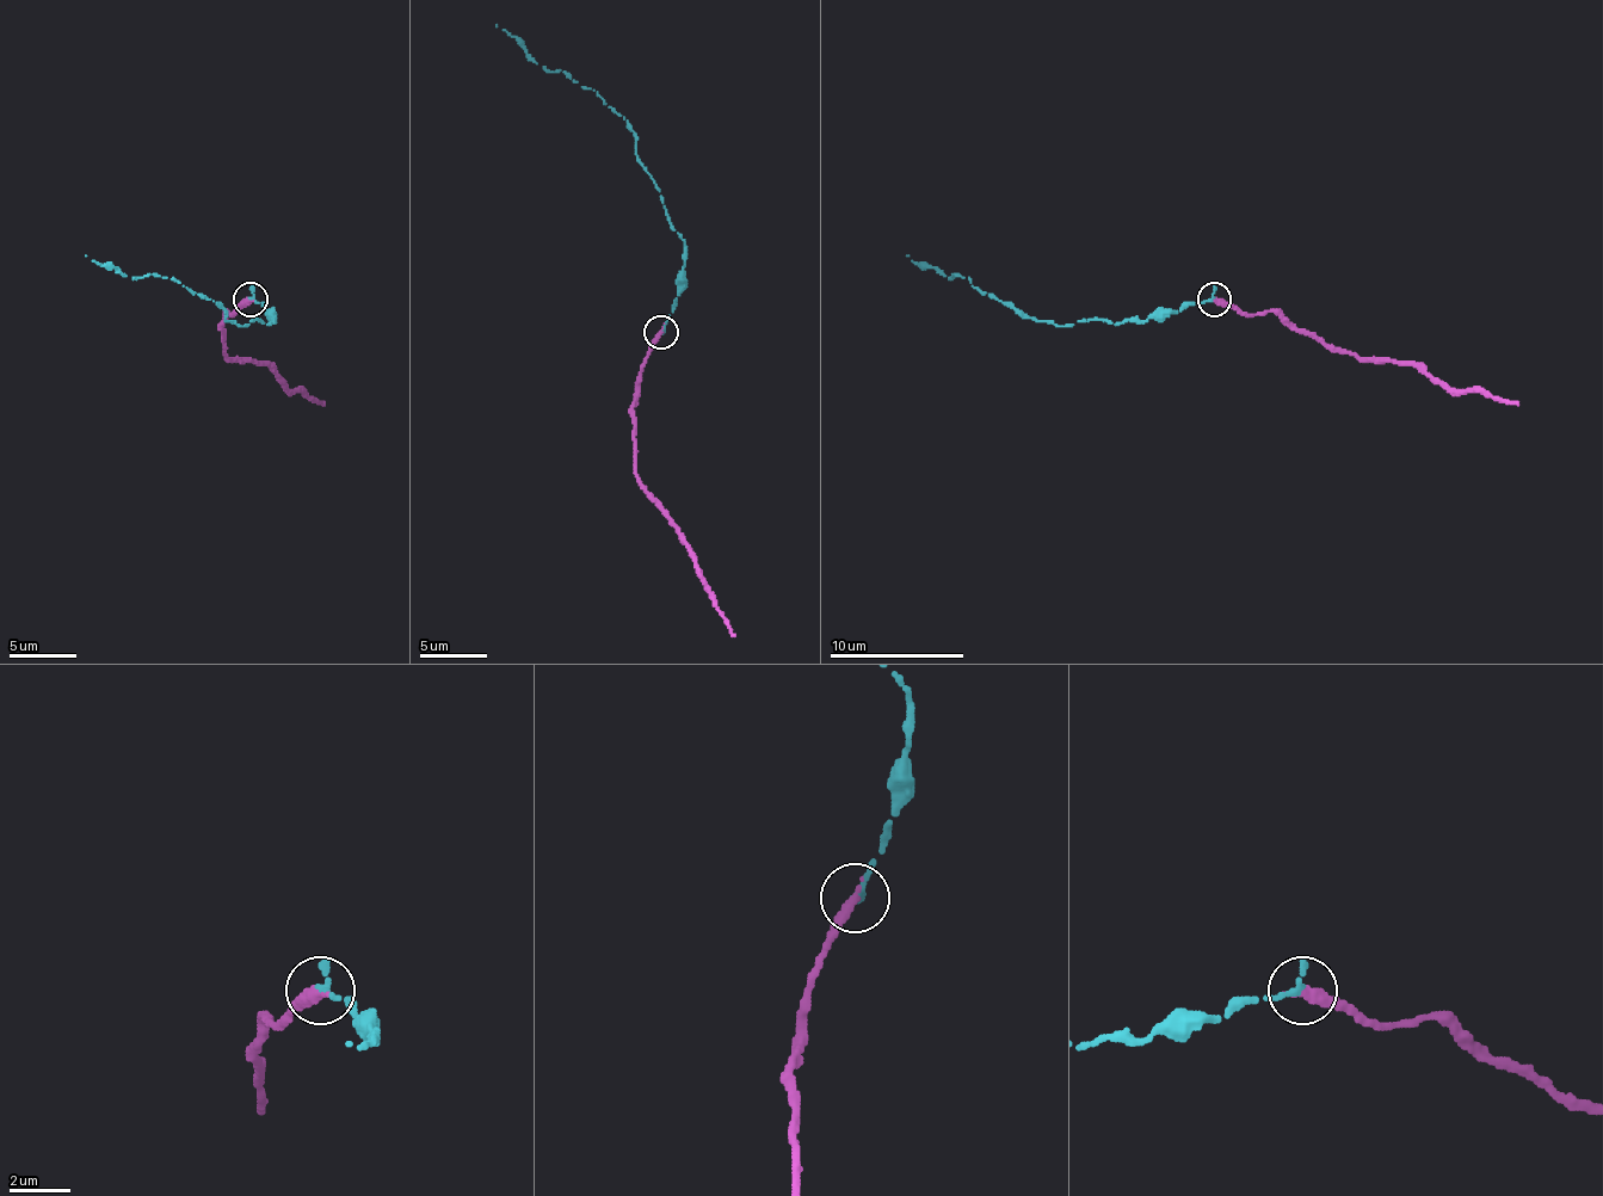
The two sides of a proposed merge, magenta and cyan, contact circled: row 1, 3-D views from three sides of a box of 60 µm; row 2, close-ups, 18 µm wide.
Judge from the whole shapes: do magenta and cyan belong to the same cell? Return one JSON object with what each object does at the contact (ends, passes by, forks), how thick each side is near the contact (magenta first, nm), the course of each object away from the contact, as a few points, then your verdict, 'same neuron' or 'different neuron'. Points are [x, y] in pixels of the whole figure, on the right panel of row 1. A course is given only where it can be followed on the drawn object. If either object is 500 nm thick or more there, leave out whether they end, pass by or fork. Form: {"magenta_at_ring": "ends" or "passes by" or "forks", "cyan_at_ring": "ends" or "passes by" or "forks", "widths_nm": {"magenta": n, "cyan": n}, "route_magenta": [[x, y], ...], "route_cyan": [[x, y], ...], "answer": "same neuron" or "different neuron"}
{"magenta_at_ring": "ends", "cyan_at_ring": "ends", "widths_nm": {"magenta": 400, "cyan": 240}, "route_magenta": [[1213, 300], [1244, 313], [1277, 310], [1290, 324], [1357, 353], [1407, 361], [1459, 390], [1489, 394], [1518, 404]], "route_cyan": [[1213, 300], [1155, 310], [1146, 320], [1062, 327], [1009, 307], [951, 273], [955, 276], [944, 276], [907, 257]], "answer": "different neuron"}

